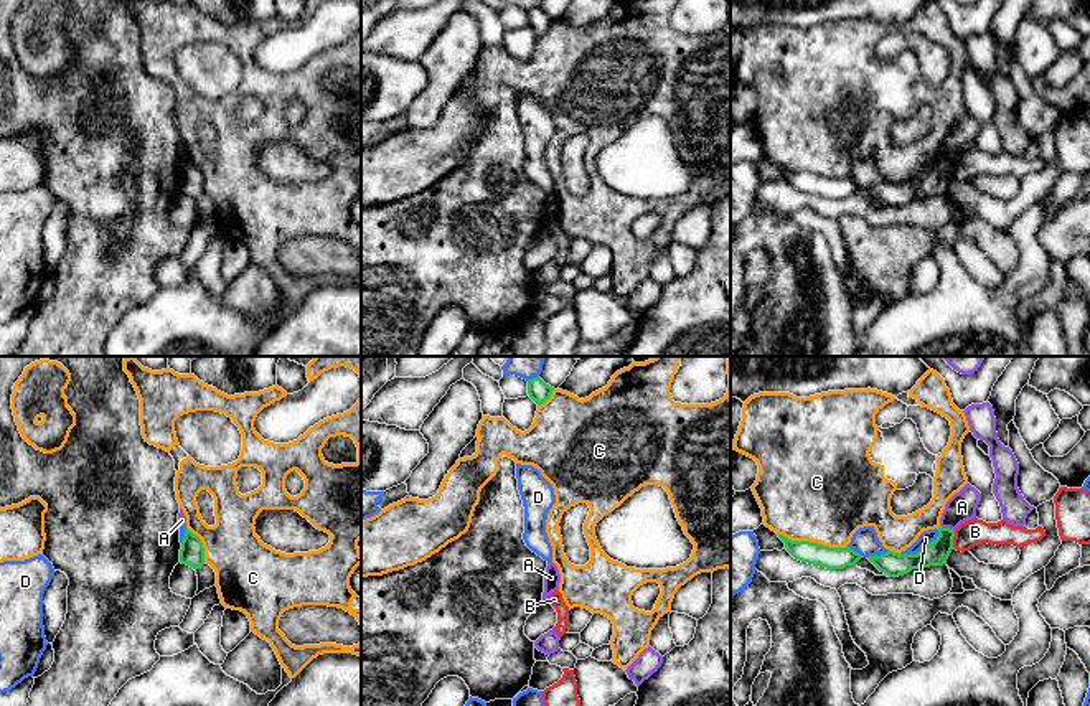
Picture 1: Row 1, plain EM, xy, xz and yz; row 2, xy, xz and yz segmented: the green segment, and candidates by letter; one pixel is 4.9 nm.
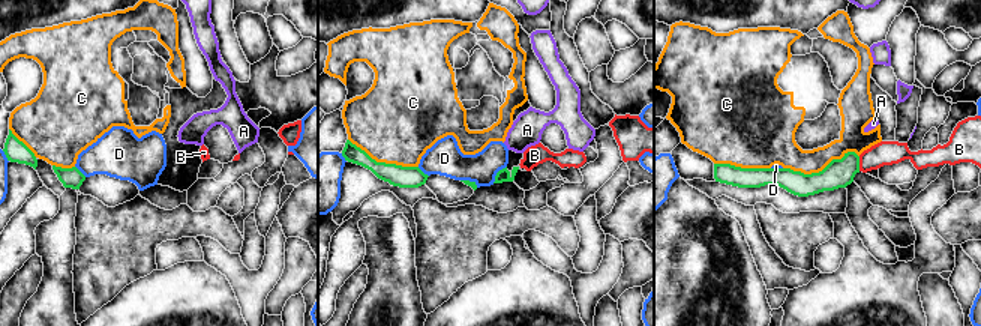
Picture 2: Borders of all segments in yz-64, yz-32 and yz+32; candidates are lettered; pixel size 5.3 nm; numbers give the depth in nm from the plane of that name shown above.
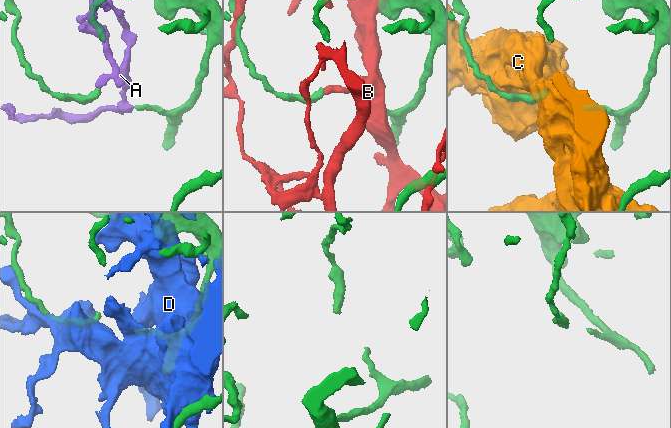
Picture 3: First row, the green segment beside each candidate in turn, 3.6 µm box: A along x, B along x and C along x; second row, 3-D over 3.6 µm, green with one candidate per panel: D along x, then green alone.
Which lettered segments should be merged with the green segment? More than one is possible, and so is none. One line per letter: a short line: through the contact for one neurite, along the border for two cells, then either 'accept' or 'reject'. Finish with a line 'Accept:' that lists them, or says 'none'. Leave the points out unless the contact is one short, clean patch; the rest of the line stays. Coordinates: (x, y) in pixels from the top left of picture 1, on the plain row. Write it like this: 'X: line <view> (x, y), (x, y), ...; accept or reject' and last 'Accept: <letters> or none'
A: line yz (942, 157), (949, 157), (953, 162); reject
B: reject
C: reject
D: reject
Accept: none

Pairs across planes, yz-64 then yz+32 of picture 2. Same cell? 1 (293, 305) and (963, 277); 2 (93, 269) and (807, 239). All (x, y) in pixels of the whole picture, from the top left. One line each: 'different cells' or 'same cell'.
1: same cell
2: same cell

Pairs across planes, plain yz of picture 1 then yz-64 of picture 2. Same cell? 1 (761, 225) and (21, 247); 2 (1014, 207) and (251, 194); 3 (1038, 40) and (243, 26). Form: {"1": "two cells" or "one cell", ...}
{"1": "two cells", "2": "two cells", "3": "one cell"}

